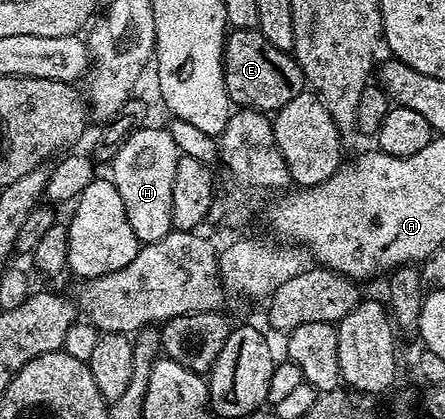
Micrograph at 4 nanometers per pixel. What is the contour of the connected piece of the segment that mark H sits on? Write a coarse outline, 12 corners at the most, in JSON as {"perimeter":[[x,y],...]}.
{"perimeter":[[169,129],[133,131],[112,181],[142,244],[172,224],[180,157]]}

